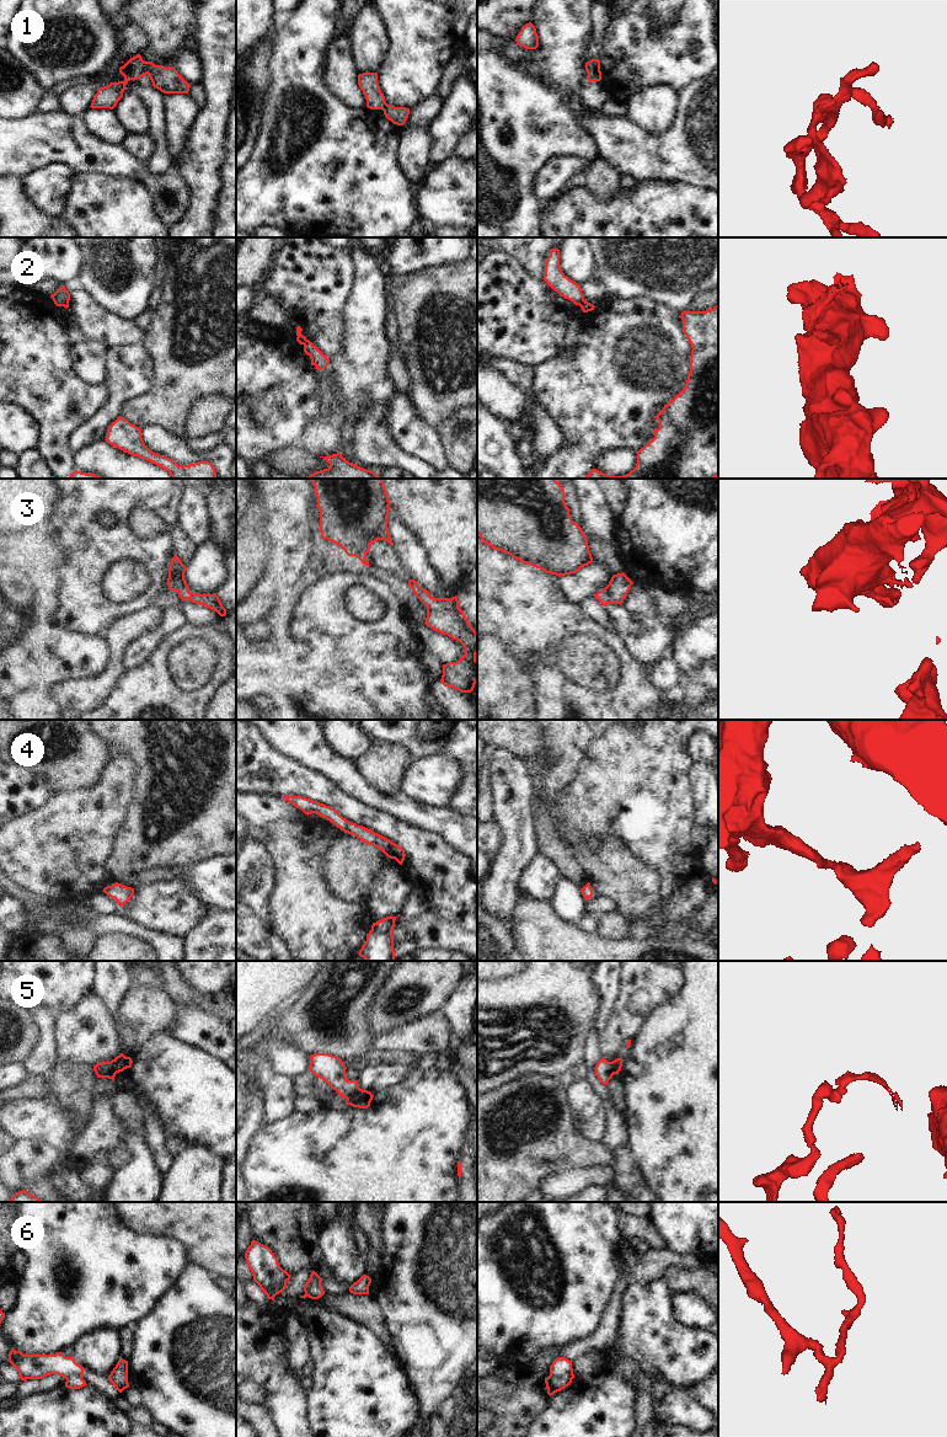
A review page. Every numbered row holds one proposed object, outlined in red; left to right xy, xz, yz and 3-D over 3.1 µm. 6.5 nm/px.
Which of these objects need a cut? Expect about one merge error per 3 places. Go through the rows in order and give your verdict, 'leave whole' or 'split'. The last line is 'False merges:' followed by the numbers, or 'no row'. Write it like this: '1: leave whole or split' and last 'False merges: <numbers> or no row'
1: split
2: split
3: leave whole
4: leave whole
5: split
6: split
False merges: 1, 2, 5, 6

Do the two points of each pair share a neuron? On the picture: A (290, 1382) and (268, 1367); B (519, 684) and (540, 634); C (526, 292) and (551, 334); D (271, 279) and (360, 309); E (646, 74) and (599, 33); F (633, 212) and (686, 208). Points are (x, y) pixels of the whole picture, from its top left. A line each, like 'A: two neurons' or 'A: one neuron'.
A: one neuron
B: two neurons
C: one neuron
D: two neurons
E: two neurons
F: one neuron

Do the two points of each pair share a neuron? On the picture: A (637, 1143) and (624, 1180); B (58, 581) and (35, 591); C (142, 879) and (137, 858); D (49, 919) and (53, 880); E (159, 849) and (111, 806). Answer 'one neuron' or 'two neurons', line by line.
A: two neurons
B: two neurons
C: two neurons
D: two neurons
E: two neurons

